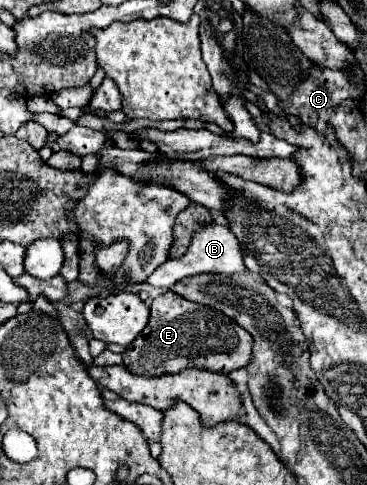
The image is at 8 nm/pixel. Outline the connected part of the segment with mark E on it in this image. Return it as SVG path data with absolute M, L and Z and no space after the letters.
M172 290L158 296L150 304L150 324L134 344L124 350L124 366L136 376L164 376L176 374L184 368L206 368L212 372L230 374L248 366L252 358L252 336L240 328L226 314L190 302Z

